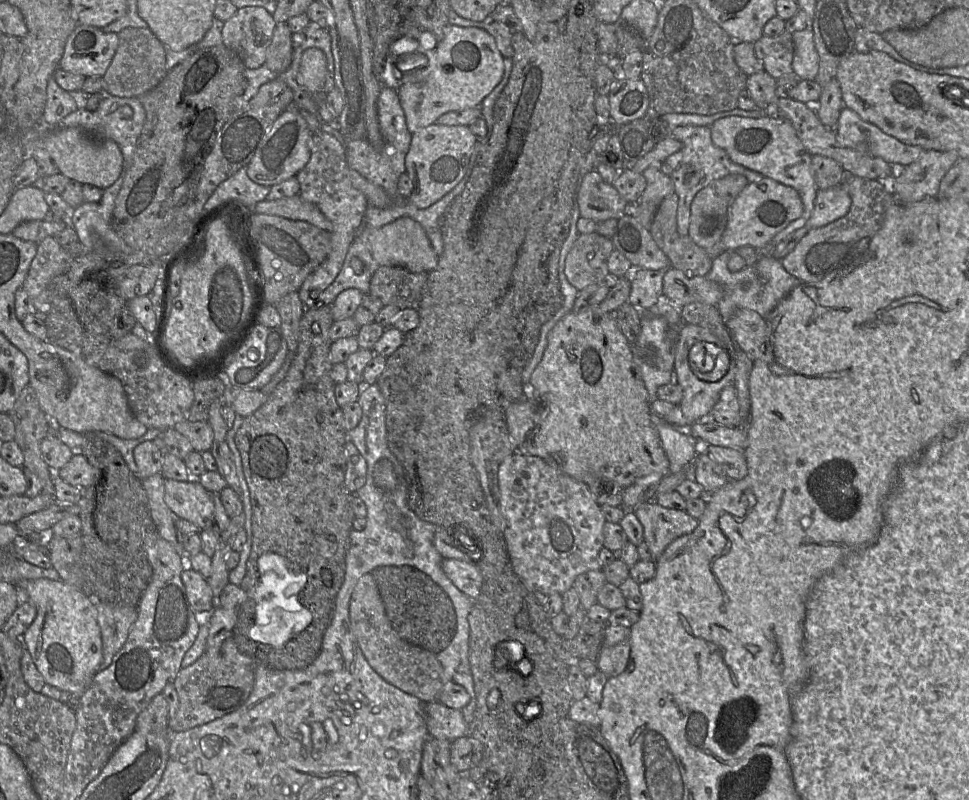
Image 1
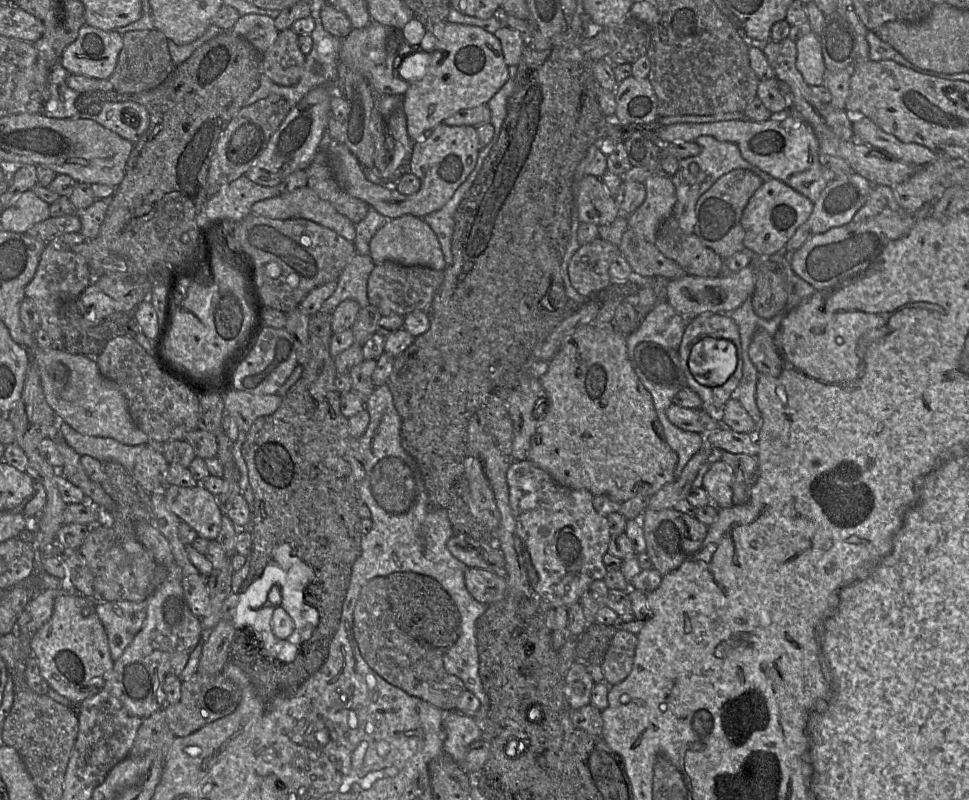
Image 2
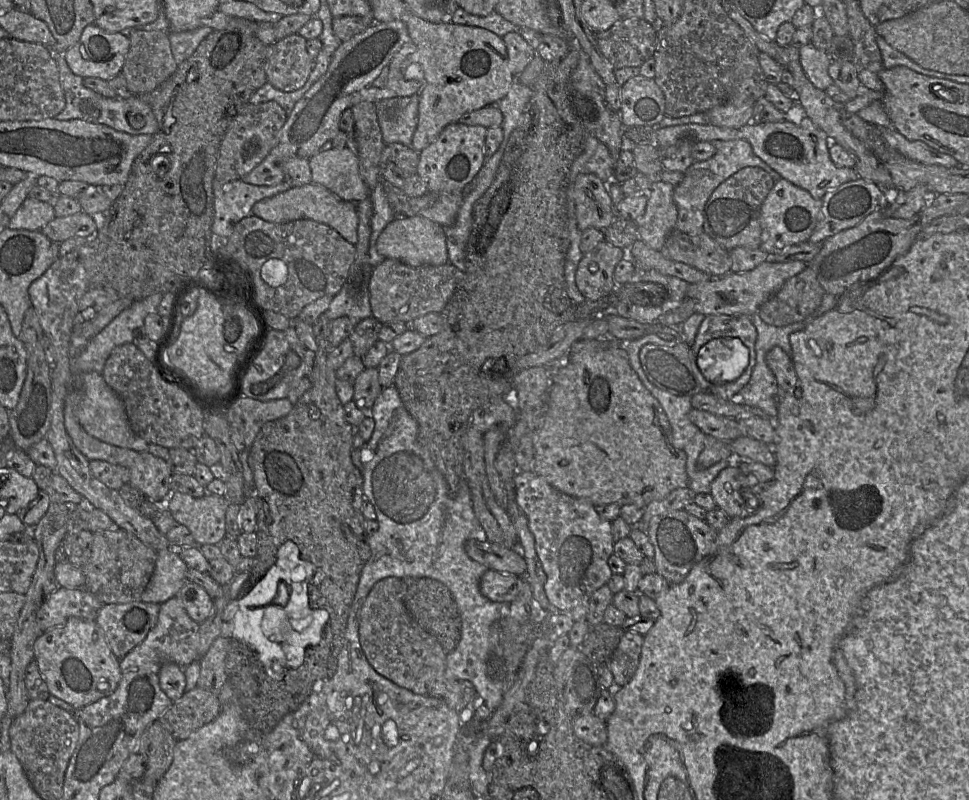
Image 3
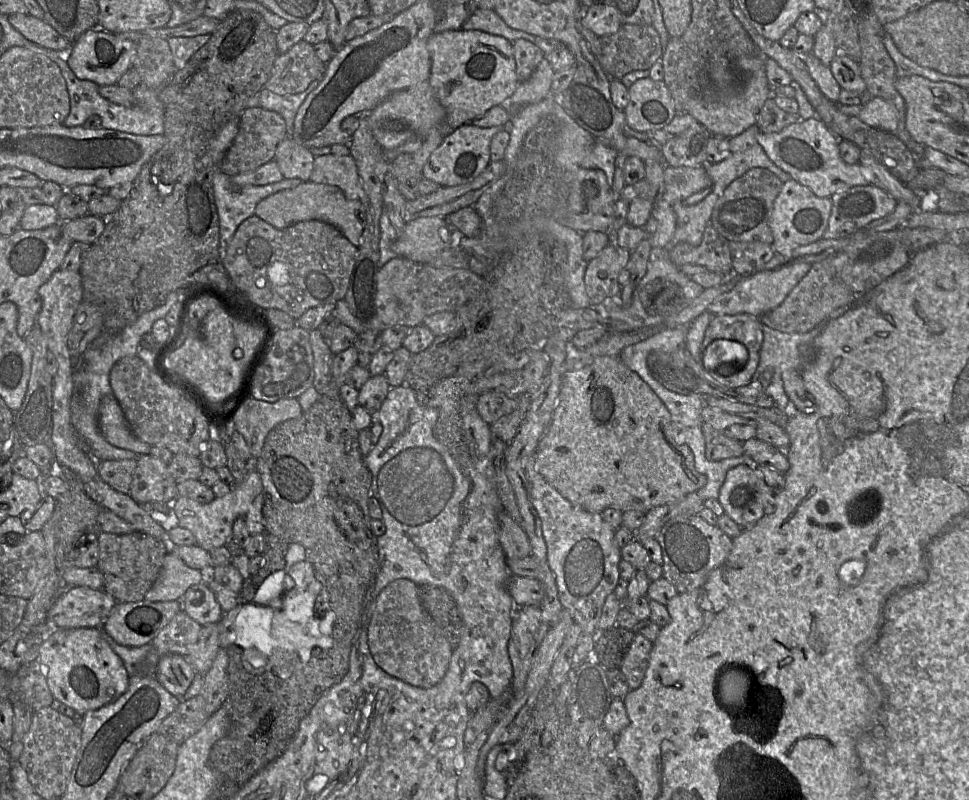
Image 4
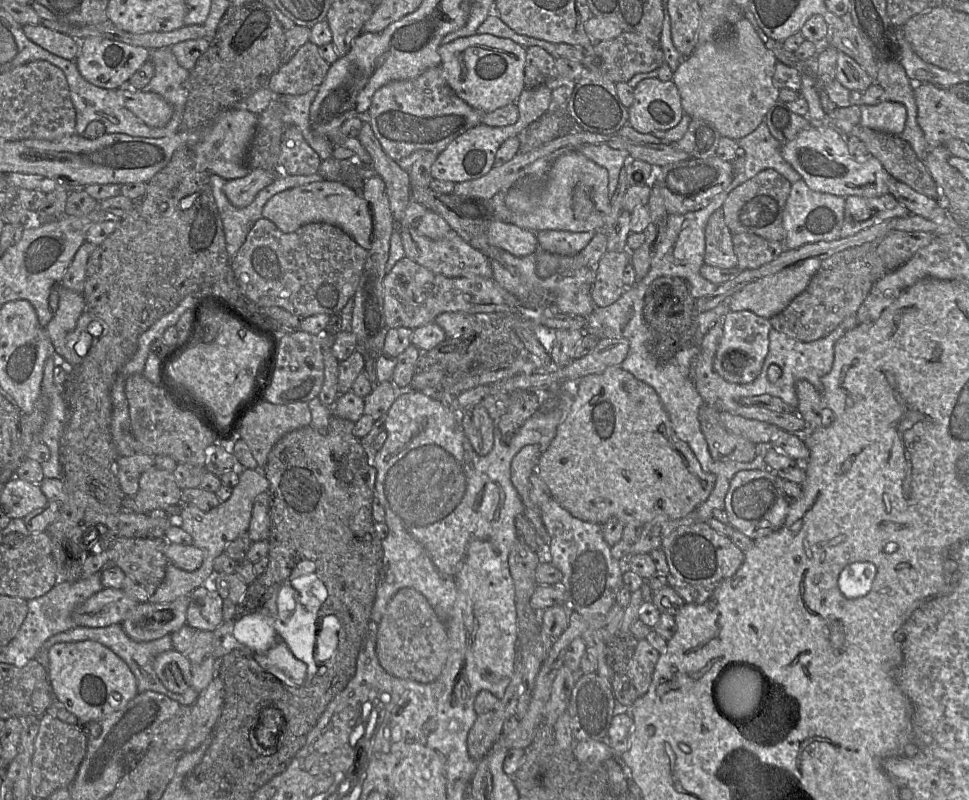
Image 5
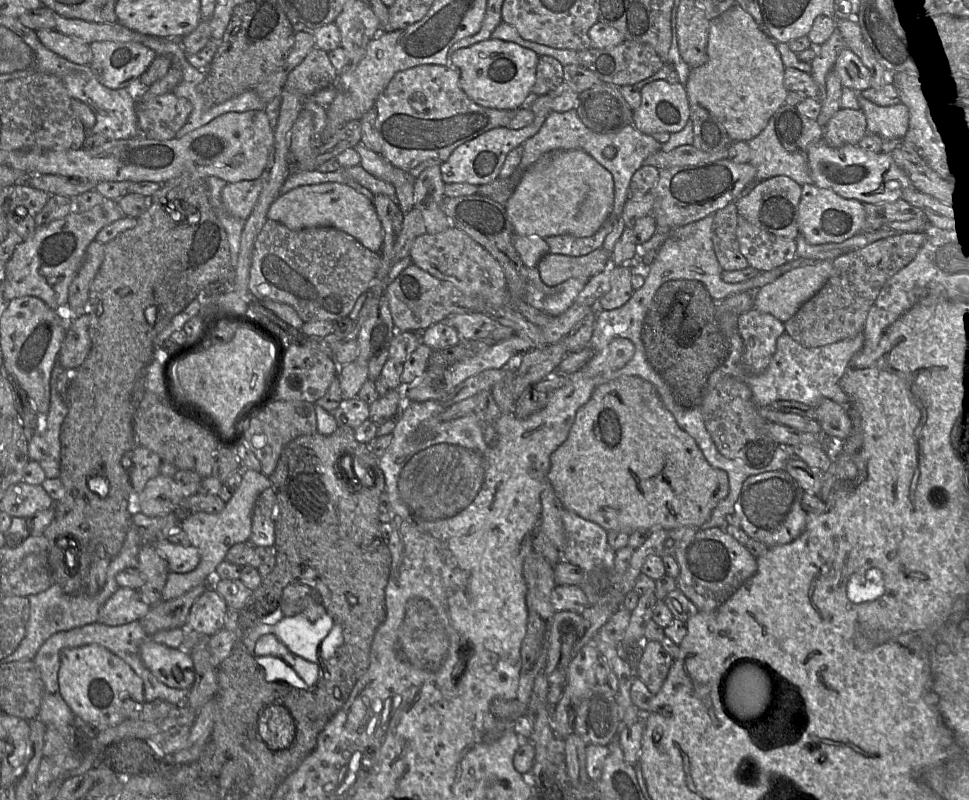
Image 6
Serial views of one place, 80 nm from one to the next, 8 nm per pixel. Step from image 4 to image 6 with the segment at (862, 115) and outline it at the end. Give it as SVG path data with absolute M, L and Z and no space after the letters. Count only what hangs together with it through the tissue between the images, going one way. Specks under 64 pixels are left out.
M857 93L869 133L885 138L904 138L909 128L909 109L903 104L879 106Z

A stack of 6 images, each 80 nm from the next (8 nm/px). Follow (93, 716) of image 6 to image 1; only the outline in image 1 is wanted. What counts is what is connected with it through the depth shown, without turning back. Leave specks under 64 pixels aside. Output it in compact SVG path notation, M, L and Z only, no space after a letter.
M48 578L20 580L18 583L16 583L16 589L18 589L19 591L19 603L29 601L37 609L36 617L34 621L31 623L31 625L24 632L22 639L17 639L23 641L24 647L30 653L37 669L39 670L47 684L57 687L60 690L81 696L91 685L93 678L95 674L99 671L99 666L103 661L103 643L101 630L97 621L96 601L92 597L88 596L86 593L78 589L77 587L70 585L62 580L52 580Z

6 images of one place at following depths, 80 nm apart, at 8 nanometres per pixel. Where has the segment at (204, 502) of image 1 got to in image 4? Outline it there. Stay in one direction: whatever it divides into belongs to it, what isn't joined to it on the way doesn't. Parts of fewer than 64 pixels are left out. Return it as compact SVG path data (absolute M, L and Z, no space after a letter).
M256 470L247 472L241 482L236 482L231 491L223 497L216 497L208 504L198 503L190 498L178 496L172 502L176 515L177 526L189 530L196 540L196 545L206 551L225 546L232 534L232 526L237 518L244 518L251 503L259 494L263 493L263 484Z

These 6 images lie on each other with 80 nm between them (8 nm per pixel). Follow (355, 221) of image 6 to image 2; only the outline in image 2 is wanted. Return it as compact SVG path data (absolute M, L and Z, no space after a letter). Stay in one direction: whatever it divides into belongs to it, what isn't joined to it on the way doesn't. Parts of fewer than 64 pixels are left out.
M307 186L258 201L252 206L252 213L280 220L294 218L312 220L351 242L356 236L355 224Z

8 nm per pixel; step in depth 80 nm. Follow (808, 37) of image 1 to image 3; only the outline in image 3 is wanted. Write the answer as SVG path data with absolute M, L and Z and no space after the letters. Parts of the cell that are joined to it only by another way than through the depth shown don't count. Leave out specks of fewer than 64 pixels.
M812 43L799 49L800 63L810 82L825 91L833 83L828 74L830 59L825 51L817 49Z

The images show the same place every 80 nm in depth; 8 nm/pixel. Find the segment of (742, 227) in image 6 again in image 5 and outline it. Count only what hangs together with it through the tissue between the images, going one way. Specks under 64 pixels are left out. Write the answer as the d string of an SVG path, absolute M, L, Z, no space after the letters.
M752 233L735 234L732 242L737 256L737 268L741 272L758 269L786 251L782 241L767 240Z

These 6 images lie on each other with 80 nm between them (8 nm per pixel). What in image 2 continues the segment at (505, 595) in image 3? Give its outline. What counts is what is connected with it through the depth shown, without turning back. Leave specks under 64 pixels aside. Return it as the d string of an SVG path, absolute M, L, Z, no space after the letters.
M468 567L465 584L472 597L480 603L490 604L501 599L508 590L507 577L486 569Z

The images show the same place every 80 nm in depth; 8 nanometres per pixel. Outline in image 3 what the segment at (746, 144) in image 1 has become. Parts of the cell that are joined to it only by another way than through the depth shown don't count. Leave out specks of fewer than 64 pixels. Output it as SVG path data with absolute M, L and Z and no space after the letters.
M808 117L803 118L799 125L789 121L765 124L748 123L740 128L710 124L683 124L661 127L655 130L655 134L661 147L673 145L682 139L694 141L744 139L750 143L755 155L777 171L782 178L807 190L814 199L822 199L833 188L860 178L855 167L839 168L834 165L829 155L829 144L832 142L827 134Z

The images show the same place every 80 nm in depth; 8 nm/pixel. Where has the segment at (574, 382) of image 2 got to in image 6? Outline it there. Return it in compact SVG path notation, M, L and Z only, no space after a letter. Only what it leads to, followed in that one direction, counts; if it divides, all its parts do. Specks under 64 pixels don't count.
M636 376L620 377L598 386L590 400L577 411L567 440L551 455L550 462L548 481L564 510L594 522L606 531L616 530L630 534L636 530L650 532L660 528L669 530L682 527L699 528L710 519L713 510L729 494L728 474L709 464L694 438L679 427L674 416L665 408L655 387Z

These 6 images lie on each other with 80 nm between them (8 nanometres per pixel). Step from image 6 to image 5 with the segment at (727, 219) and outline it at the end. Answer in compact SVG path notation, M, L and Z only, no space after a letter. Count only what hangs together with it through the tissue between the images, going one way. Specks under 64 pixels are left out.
M719 208L706 225L704 263L724 269L737 267L732 239L733 234L725 223L722 208Z

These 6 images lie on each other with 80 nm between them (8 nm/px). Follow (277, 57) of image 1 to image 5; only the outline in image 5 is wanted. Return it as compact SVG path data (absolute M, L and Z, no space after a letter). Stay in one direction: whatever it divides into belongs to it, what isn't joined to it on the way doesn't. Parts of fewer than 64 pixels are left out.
M307 42L299 48L289 62L282 64L269 78L266 87L276 95L301 95L309 92L313 88L320 87L325 80L330 69L320 55L319 47L311 42Z

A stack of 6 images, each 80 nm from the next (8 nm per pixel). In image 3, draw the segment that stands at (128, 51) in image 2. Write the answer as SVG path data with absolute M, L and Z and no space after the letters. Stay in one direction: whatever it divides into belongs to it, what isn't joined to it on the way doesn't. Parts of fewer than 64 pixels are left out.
M134 31L129 35L130 47L120 74L125 78L127 90L134 95L149 93L163 84L177 69L171 52L167 31Z

